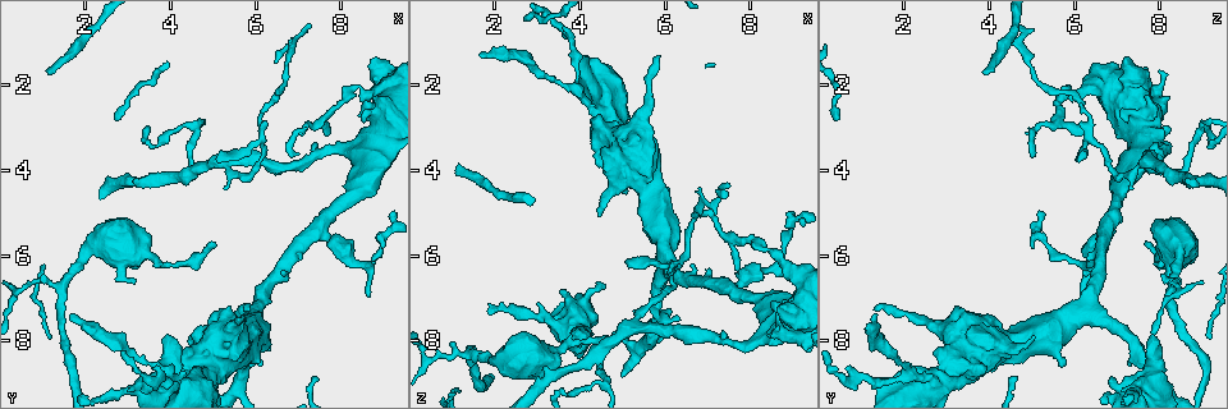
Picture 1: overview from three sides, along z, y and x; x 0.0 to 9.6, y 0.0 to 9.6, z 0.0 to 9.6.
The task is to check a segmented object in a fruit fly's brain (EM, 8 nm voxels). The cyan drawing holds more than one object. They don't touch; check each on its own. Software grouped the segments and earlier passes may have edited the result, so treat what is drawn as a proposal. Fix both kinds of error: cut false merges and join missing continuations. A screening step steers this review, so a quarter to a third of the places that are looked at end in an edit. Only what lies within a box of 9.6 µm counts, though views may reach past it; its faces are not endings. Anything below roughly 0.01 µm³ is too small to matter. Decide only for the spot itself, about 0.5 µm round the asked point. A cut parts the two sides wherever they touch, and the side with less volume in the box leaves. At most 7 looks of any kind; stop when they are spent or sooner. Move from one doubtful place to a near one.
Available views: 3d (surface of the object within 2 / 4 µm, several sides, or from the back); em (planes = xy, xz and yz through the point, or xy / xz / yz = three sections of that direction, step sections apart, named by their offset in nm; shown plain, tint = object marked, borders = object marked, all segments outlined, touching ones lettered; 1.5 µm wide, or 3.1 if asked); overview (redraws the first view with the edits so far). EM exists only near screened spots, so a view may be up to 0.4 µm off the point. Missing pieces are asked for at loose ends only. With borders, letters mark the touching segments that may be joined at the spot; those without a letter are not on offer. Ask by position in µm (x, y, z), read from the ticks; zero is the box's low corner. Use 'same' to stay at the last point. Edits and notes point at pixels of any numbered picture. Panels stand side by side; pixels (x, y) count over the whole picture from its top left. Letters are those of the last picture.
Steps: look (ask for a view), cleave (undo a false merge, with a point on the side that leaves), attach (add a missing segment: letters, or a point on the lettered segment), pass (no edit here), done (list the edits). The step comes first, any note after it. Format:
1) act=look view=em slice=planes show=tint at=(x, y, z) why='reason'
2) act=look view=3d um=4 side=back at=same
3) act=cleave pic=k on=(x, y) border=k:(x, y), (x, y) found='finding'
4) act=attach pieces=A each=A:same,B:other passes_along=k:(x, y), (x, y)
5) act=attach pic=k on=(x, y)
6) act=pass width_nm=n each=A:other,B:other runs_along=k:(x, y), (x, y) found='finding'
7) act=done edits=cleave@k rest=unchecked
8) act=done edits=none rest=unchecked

act=look view=em slice=planes show=borders at=(1.20, 1.70, 3.85) why='free end'

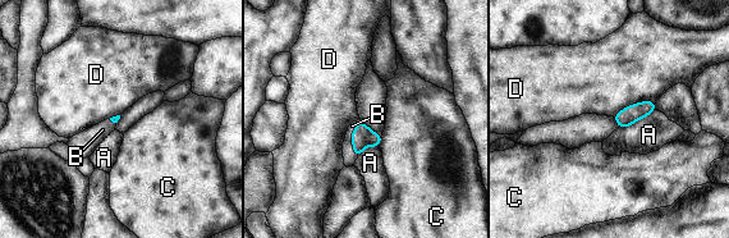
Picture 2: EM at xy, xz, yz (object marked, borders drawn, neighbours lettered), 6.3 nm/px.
act=attach pieces=B each=A:other,B:same,C:other,D:other found='it goes on there'

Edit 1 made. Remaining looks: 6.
act=look view=3d um=4 at=(5.45, 7.65, 2.65) why='calibre changes'

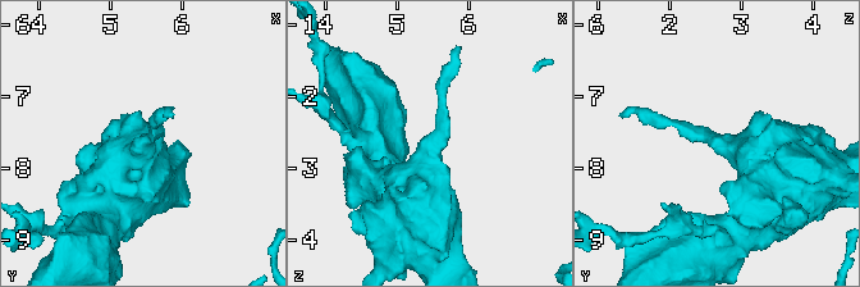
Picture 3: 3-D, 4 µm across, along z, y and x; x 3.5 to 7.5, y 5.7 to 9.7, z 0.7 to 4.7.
act=look view=em slice=xy step=8 show=tint at=(5.40, 7.65, 2.70) arm_widths_nm=160,850

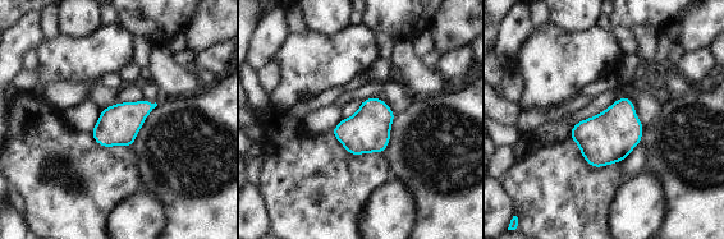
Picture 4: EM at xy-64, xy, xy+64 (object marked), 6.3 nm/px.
act=look view=em slice=planes show=borders at=same

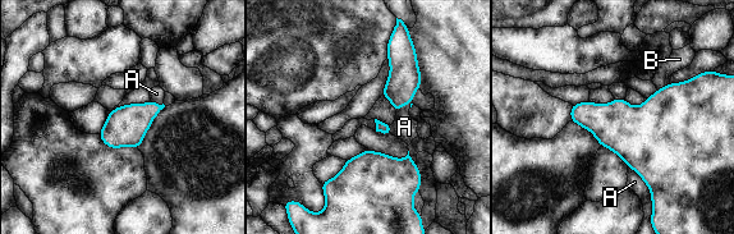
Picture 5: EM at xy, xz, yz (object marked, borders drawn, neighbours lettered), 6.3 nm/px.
act=pass width_nm=20 each=A:other,B:other border=5:(628, 166), (637, 173), (651, 196) found='all the same neuron'

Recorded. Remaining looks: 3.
act=look view=em slice=xy step=8 show=tint at=(3.70, 8.80, 6.85) why='an open end'

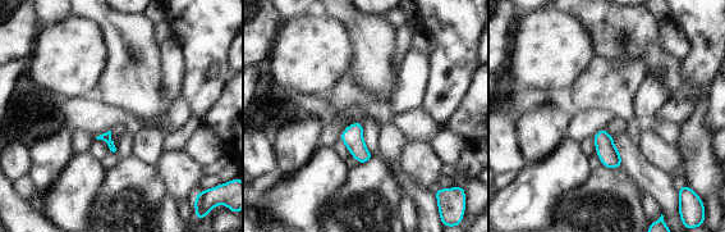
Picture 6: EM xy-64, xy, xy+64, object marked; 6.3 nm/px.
act=look view=em slice=planes show=borders at=same why='another direction'

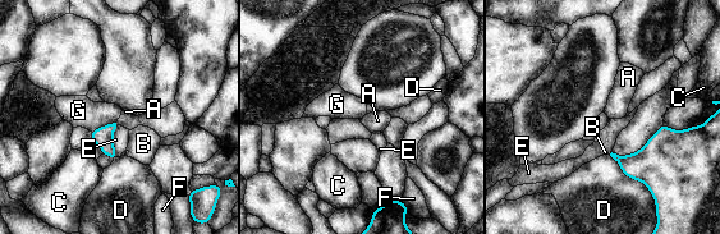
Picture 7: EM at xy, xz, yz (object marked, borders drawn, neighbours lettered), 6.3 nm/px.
act=pass width_nm=120 each=A:other,B:other,C:other,D:other,E:other,F:other,G:other border=7:(115, 122), (104, 124), (91, 132) found='no lettered segment goes on from it'

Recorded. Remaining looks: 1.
act=done edits=attach@2 rest=unchecked

